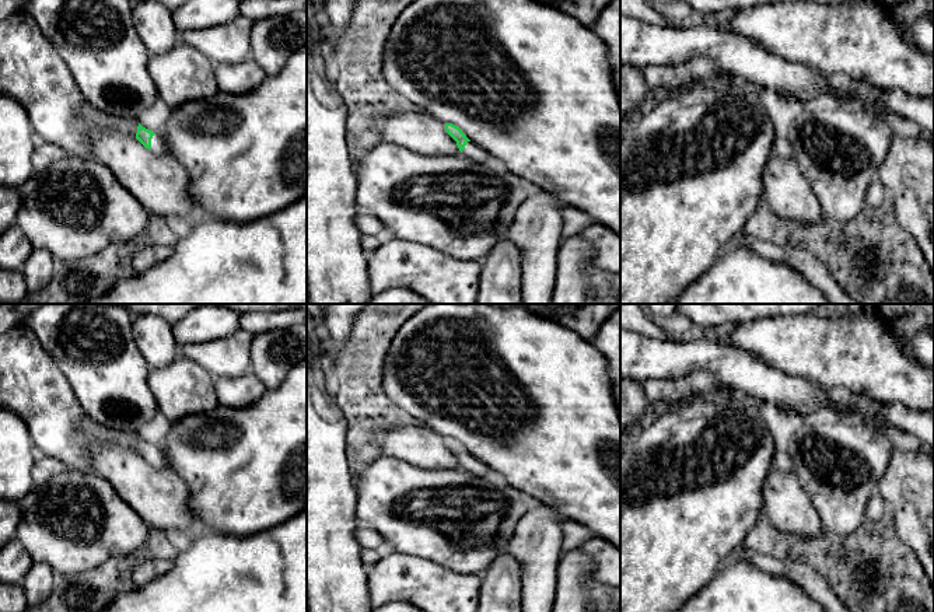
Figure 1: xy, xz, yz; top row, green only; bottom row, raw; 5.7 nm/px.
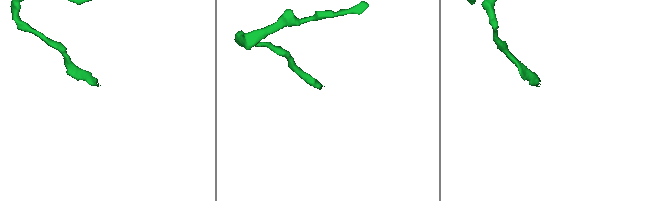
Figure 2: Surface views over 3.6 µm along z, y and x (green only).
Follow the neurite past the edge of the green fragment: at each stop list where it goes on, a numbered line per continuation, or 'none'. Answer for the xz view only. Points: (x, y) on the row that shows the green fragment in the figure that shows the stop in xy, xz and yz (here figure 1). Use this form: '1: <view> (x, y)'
1: xz (475, 153)

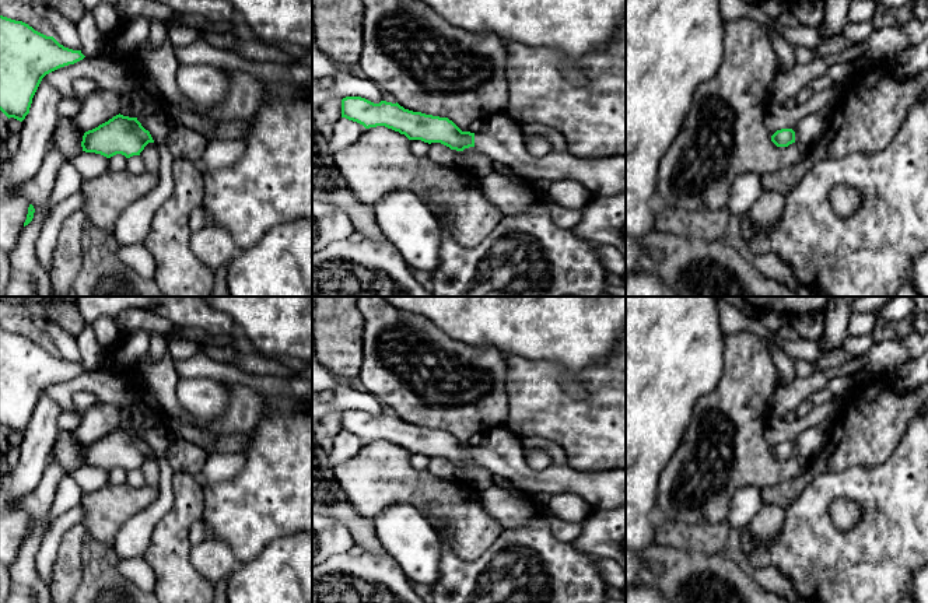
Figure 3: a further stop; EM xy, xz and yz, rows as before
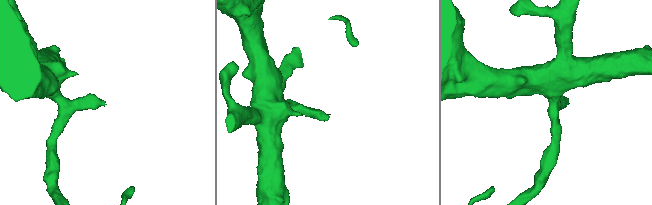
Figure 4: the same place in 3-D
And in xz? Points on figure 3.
1: xz (500, 139)

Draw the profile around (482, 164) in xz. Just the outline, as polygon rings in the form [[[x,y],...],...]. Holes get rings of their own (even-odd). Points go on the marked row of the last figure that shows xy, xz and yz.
[[[474,147],[465,148],[461,152],[469,161],[469,164],[474,168],[476,178],[483,178],[494,172],[491,166],[491,159],[486,157],[483,152],[480,152],[479,150],[476,150]]]

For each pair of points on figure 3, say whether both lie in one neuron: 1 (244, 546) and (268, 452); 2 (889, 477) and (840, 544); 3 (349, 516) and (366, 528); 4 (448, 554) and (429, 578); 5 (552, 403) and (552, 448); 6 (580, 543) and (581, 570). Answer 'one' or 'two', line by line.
1: one
2: one
3: one
4: two
5: two
6: two

